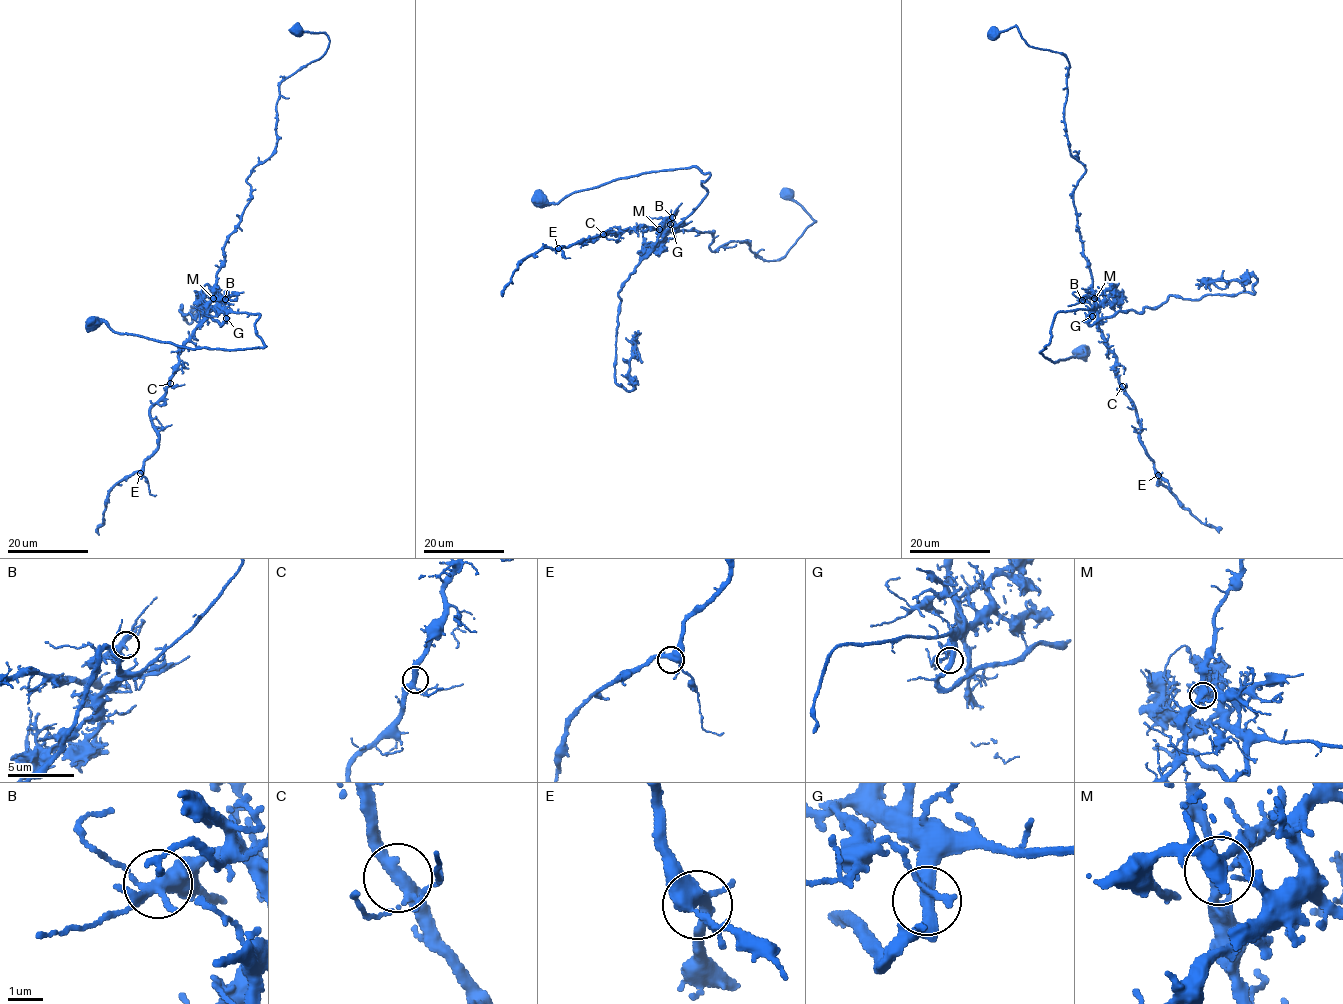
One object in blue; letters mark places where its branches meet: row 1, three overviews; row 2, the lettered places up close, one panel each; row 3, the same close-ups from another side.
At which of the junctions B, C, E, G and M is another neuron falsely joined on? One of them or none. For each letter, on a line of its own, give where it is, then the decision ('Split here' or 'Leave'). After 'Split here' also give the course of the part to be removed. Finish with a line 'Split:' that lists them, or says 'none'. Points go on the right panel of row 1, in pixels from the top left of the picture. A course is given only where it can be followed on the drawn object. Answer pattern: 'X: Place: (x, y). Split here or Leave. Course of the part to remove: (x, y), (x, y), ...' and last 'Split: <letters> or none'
B: Place: (1082, 300). Leave
C: Place: (1122, 386). Leave
E: Place: (1158, 475). Leave
G: Place: (1092, 316). Leave
M: Place: (1094, 298). Split here. Course of the part to remove: (1094, 298), (1073, 196), (1086, 168), (1070, 153), (1066, 134), (1067, 59), (1030, 47), (1015, 26), (987, 35)
Split: M

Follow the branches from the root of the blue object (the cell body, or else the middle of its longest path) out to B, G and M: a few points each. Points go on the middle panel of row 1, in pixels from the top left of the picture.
B: (539, 201), (655, 171), (709, 173), (707, 195), (670, 231), (672, 217)
G: (539, 201), (558, 203), (577, 191), (655, 171), (697, 166), (709, 173), (701, 185), (707, 195), (670, 224)
M: (539, 201), (655, 171), (709, 173), (692, 212), (660, 230)

